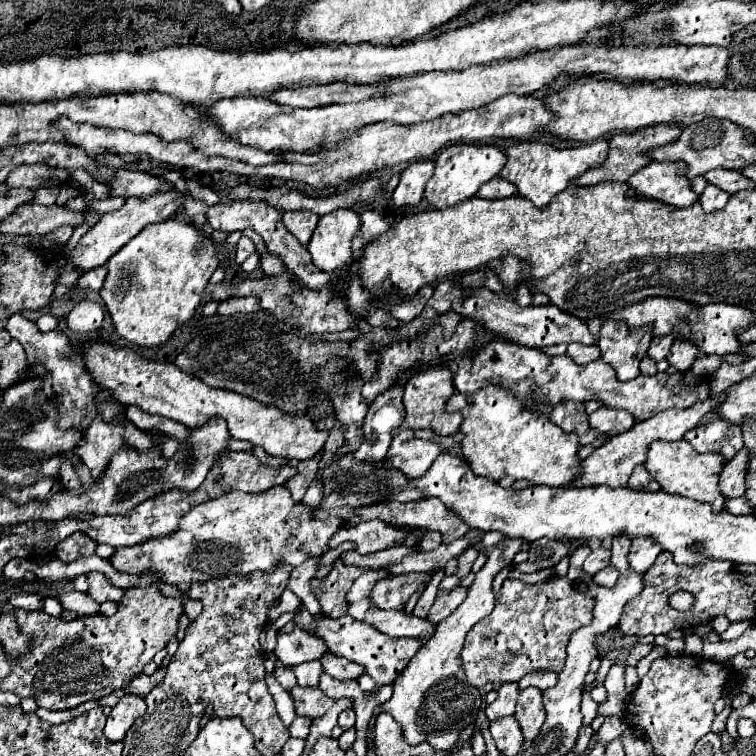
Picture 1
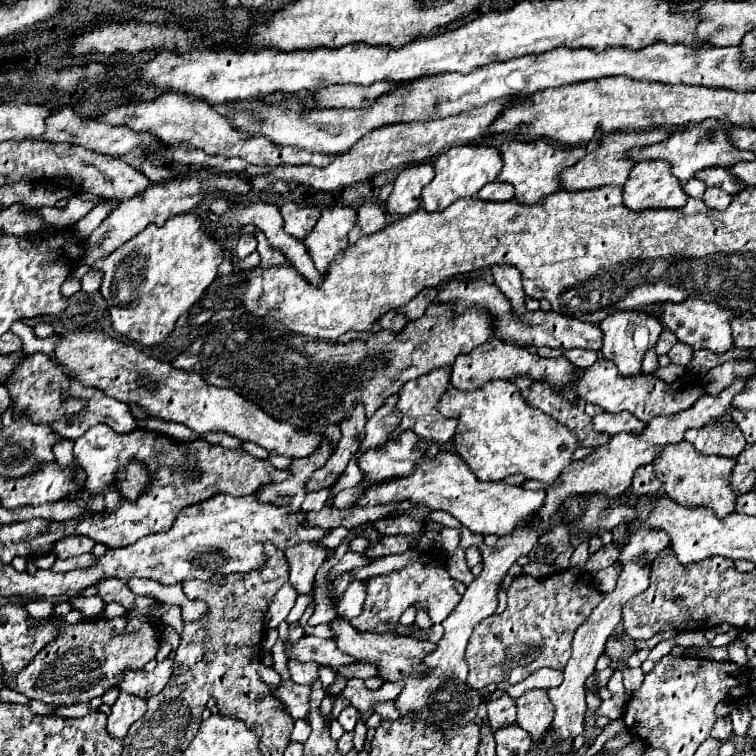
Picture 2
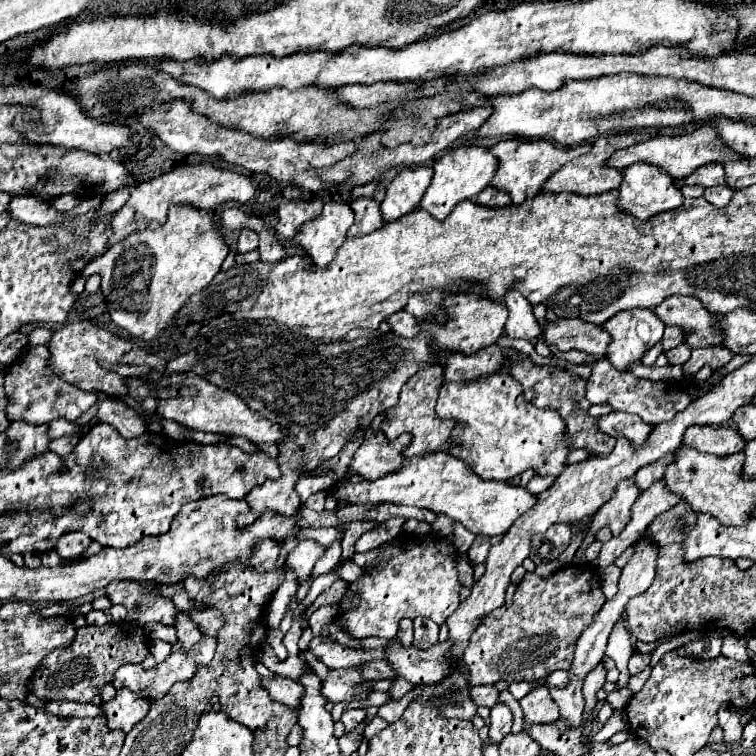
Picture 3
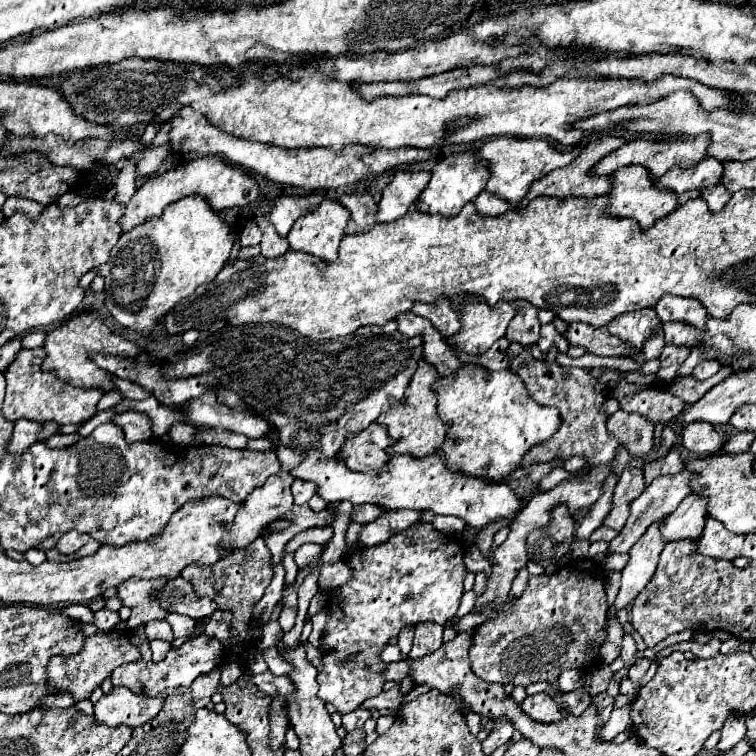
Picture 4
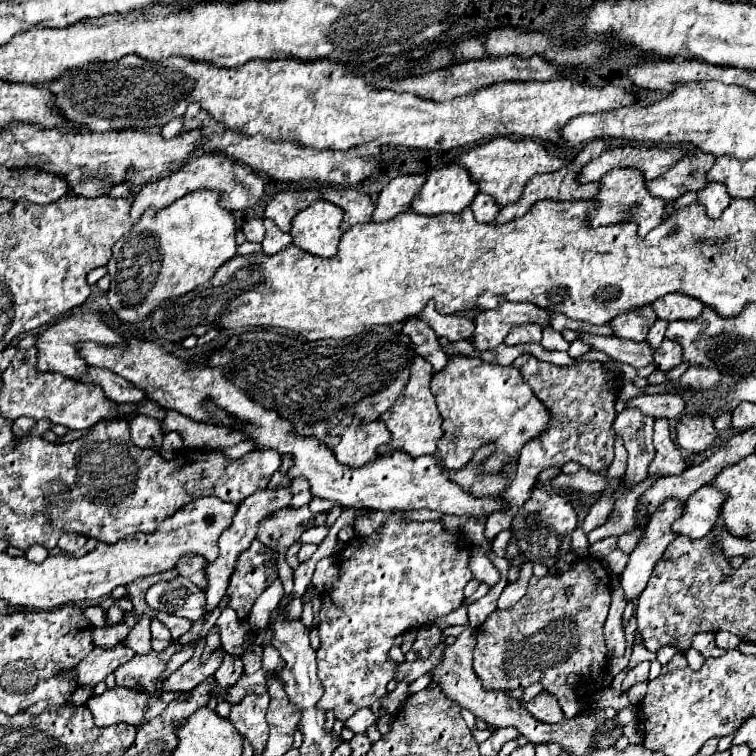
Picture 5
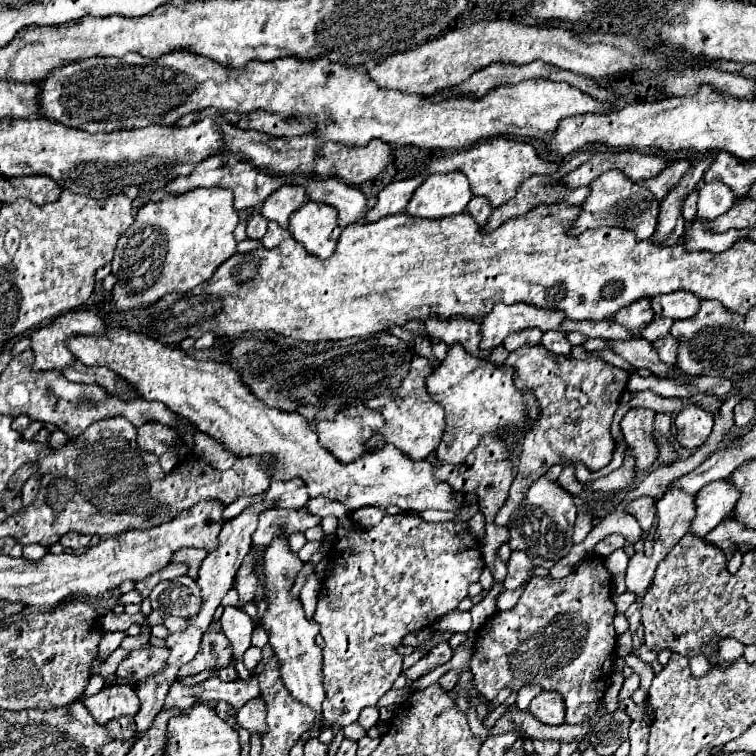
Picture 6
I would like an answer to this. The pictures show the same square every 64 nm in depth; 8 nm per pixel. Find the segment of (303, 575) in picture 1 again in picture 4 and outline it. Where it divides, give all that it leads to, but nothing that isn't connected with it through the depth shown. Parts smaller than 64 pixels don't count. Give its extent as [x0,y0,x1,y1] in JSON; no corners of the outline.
[294,544,322,570]

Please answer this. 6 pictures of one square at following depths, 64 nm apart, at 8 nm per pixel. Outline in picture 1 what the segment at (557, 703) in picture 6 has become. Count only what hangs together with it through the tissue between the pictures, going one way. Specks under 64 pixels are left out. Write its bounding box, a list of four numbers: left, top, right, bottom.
[514,688,546,742]

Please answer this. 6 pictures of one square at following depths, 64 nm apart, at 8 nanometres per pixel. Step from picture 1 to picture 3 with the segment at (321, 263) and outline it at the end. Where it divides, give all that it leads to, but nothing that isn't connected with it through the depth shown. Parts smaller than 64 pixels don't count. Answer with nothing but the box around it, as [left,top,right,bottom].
[292,202,354,268]

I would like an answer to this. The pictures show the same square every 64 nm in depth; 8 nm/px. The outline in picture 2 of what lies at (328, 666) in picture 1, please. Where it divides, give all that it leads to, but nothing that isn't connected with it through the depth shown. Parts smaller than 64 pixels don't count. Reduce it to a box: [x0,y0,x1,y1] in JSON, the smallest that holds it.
[334,662,376,678]

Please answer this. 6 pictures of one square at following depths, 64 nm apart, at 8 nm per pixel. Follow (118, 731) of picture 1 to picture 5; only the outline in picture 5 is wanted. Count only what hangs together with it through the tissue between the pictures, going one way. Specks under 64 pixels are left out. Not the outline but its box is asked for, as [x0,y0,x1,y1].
[86,686,184,728]

